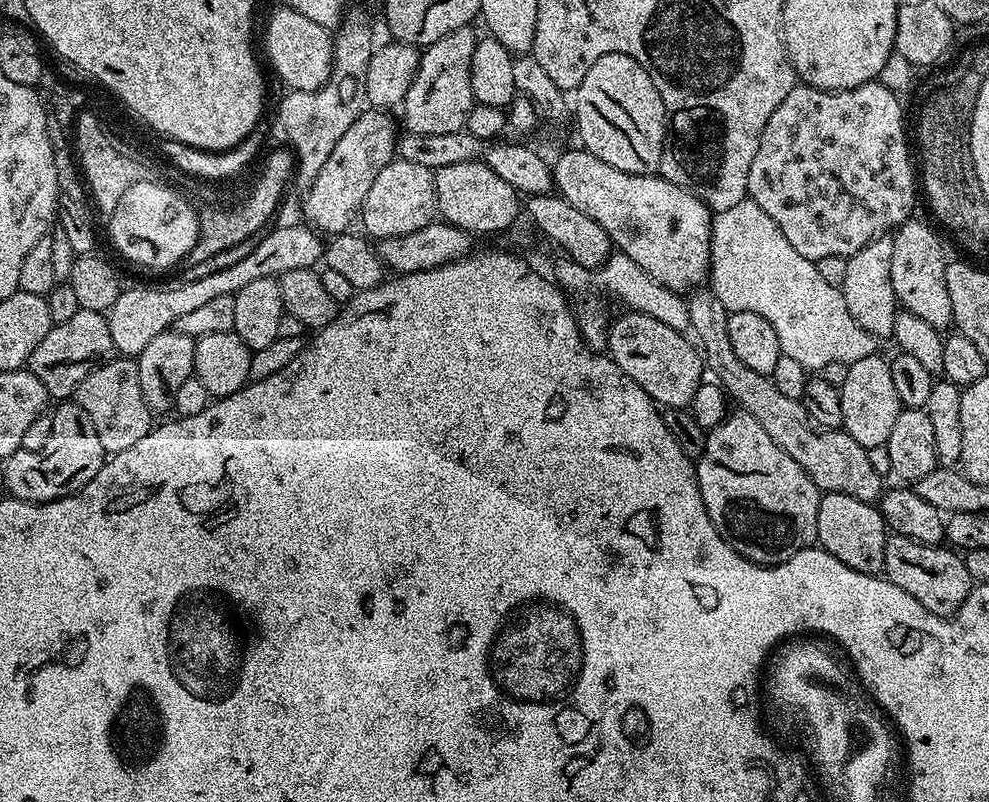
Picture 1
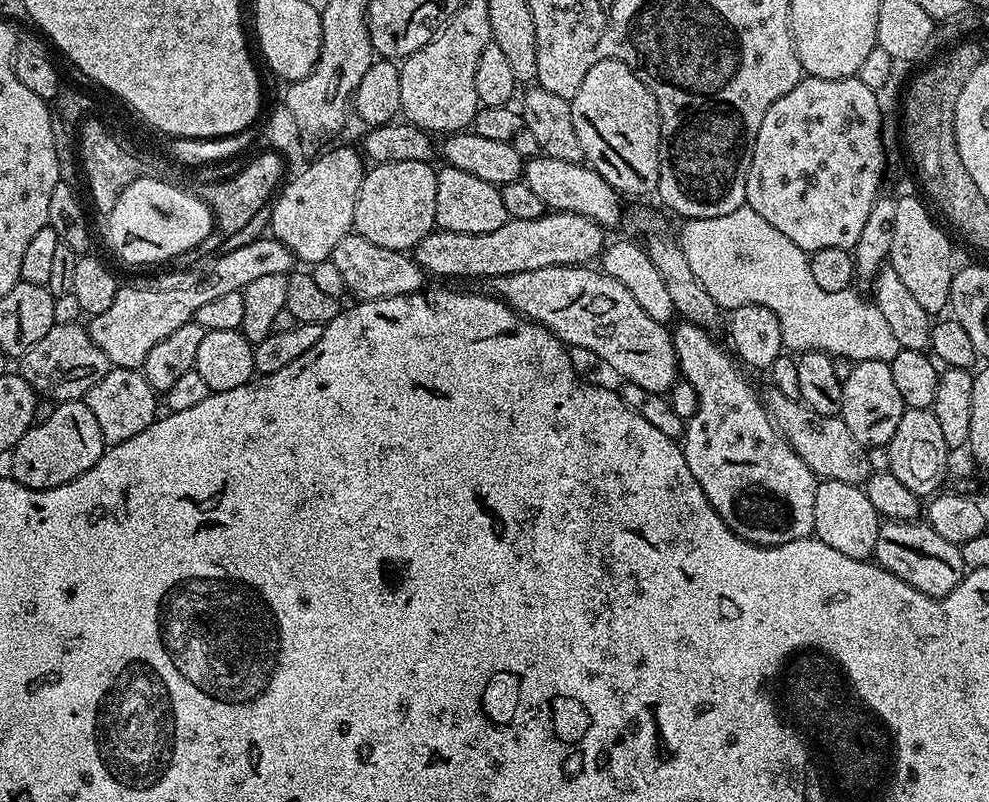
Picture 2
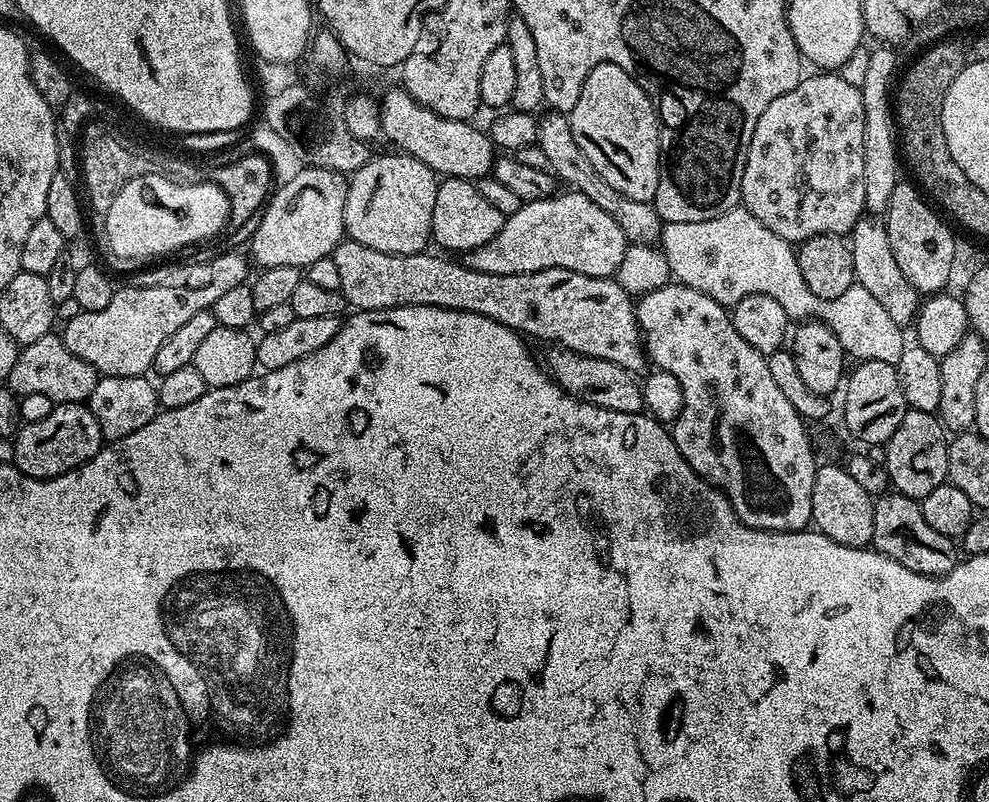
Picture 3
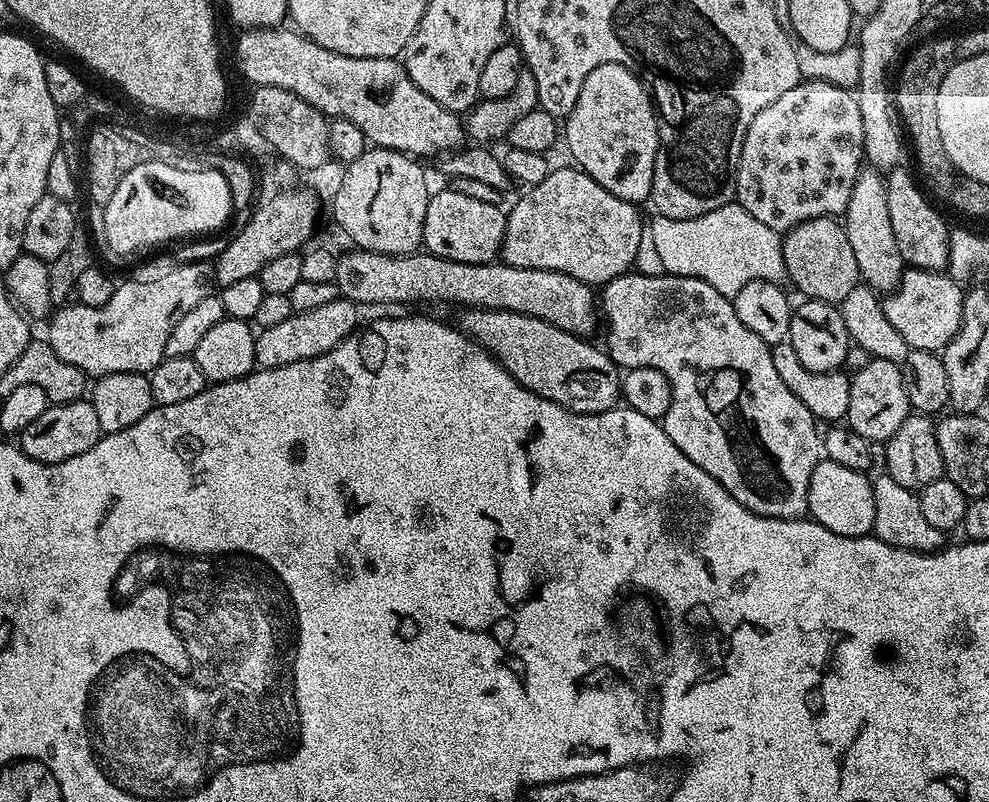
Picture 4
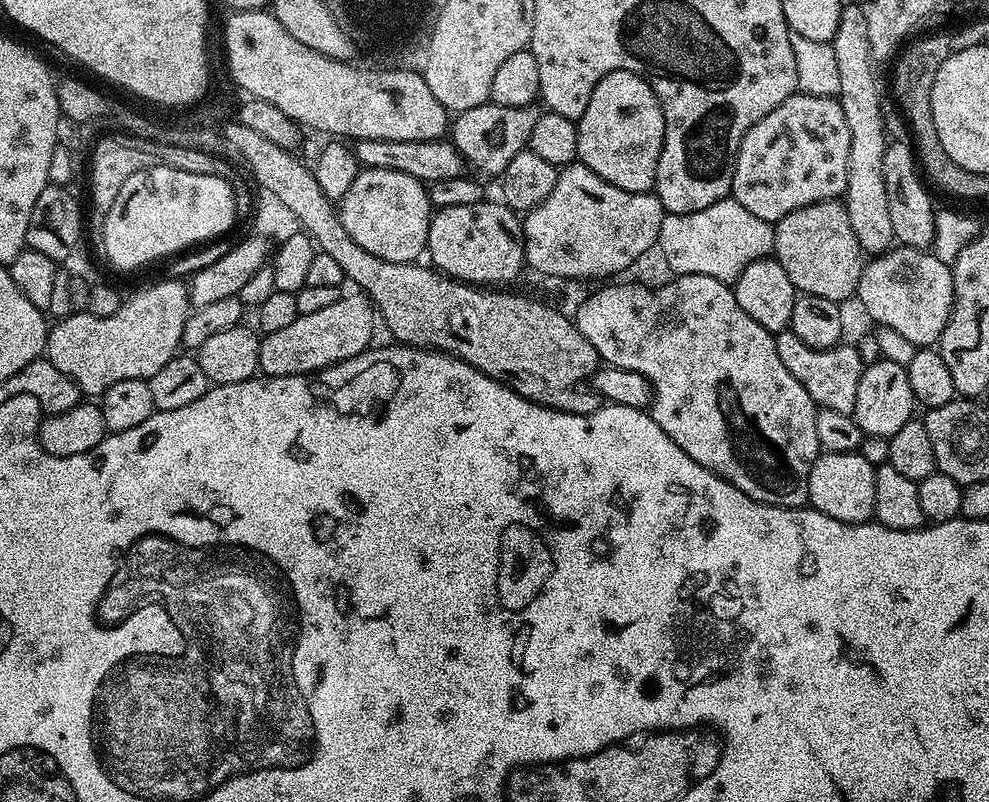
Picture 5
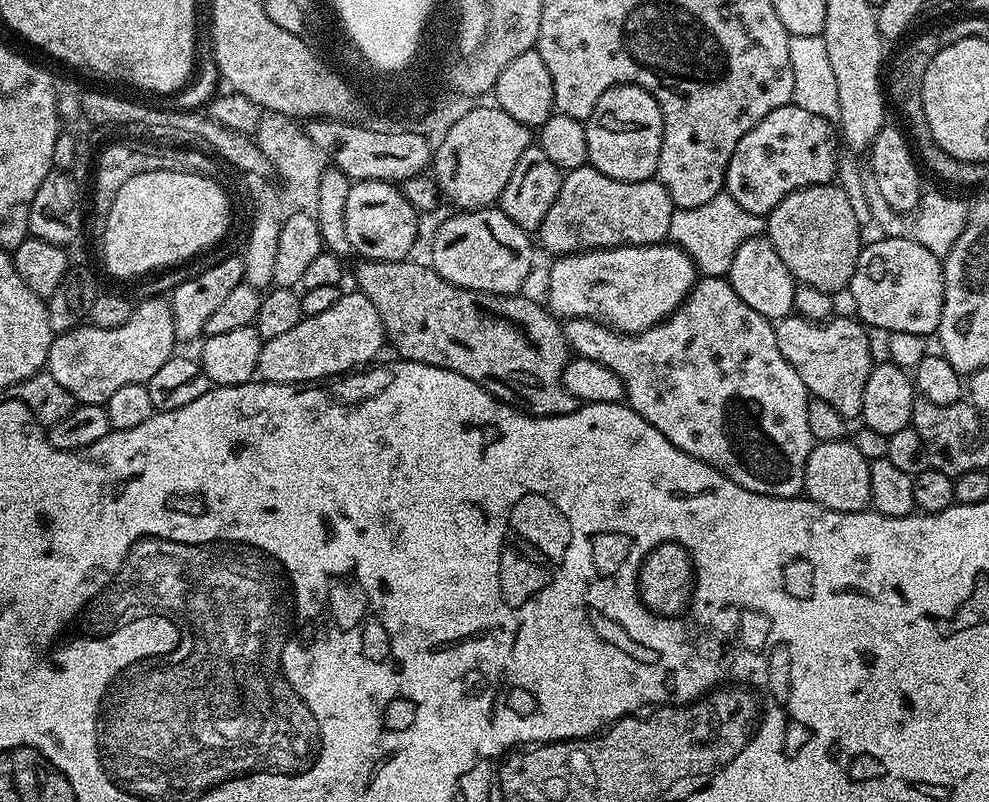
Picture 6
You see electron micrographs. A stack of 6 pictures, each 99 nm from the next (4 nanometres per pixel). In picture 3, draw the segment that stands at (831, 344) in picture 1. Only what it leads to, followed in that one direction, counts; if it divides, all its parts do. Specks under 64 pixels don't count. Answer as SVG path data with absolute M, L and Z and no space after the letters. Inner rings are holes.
M737 206L732 211L722 214L718 218L710 218L706 222L674 222L664 224L660 236L664 257L668 259L668 265L673 277L679 283L690 286L694 290L702 290L710 298L714 298L719 304L734 306L742 298L750 294L766 294L786 310L786 314L793 321L803 322L805 320L817 319L830 326L834 334L838 334L838 342L842 342L845 353L854 355L857 361L877 360L894 364L898 358L902 358L902 350L906 347L906 339L902 333L901 325L886 314L882 302L874 298L874 294L868 293L863 286L854 283L842 298L823 300L818 294L813 294L810 286L806 286L806 278L802 278L802 270L798 266L796 257L797 249L788 241L778 238L774 230L766 230L754 214L745 212L743 207Z

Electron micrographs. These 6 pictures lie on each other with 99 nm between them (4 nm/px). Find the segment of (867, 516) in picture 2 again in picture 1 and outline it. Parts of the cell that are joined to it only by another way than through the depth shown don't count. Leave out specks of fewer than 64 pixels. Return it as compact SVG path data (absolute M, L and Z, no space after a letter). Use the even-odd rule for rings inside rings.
M824 492L818 506L816 538L819 547L834 554L838 562L846 562L850 570L871 576L883 573L889 533L886 531L884 515L875 503L867 504L841 492Z

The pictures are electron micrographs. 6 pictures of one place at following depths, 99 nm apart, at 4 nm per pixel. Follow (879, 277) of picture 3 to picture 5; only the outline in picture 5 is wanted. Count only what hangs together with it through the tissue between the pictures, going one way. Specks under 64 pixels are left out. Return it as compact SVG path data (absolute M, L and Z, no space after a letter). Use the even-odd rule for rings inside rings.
M848 6L841 7L840 9L840 21L838 22L838 30L834 34L834 38L831 43L834 50L834 59L838 62L838 78L842 78L842 86L840 87L839 102L842 106L842 112L846 114L846 122L850 126L850 170L846 174L846 190L842 197L842 203L844 209L850 214L850 226L854 226L854 234L858 238L860 243L860 251L865 254L879 254L881 252L888 251L893 247L894 237L892 234L892 223L890 222L890 206L886 206L886 182L882 178L882 158L884 152L887 150L890 143L890 136L884 133L884 116L880 110L880 88L876 85L876 72L874 67L874 61L870 54L870 38L866 38L866 18L864 17L864 8L858 6L858 8L848 8Z

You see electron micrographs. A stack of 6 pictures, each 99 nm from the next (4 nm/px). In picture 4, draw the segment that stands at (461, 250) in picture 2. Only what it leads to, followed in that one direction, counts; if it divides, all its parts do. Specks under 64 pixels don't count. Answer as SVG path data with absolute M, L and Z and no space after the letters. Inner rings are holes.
M549 174L542 180L535 181L531 185L532 192L528 192L516 205L513 206L512 212L507 213L508 233L504 235L504 246L502 249L503 263L510 266L518 266L519 268L537 268L538 270L554 270L562 274L570 274L570 278L578 278L584 284L593 286L603 286L611 282L614 278L623 276L636 263L636 255L638 254L638 244L642 242L642 230L646 227L645 221L640 221L640 212L635 203L631 200L623 200L614 194L610 194L610 190L606 190L601 184L587 174L579 174L580 176L556 176L557 174Z

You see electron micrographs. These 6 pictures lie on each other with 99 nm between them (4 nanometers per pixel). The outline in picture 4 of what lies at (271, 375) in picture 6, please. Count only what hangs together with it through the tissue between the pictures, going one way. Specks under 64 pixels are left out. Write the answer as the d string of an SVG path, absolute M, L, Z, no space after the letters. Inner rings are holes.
M343 298L330 302L318 310L293 312L286 322L279 326L261 328L256 332L254 354L260 368L277 368L290 366L290 362L302 362L310 358L318 358L330 350L334 350L346 337L357 331L361 309L350 300Z

